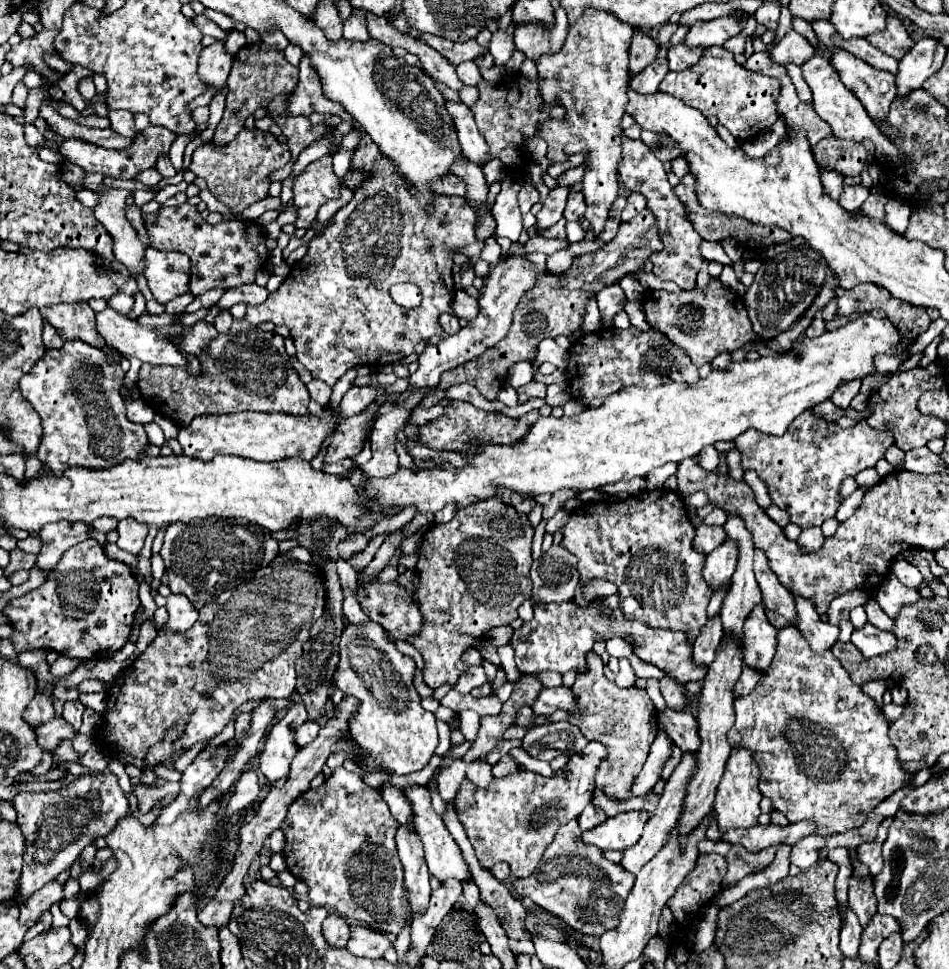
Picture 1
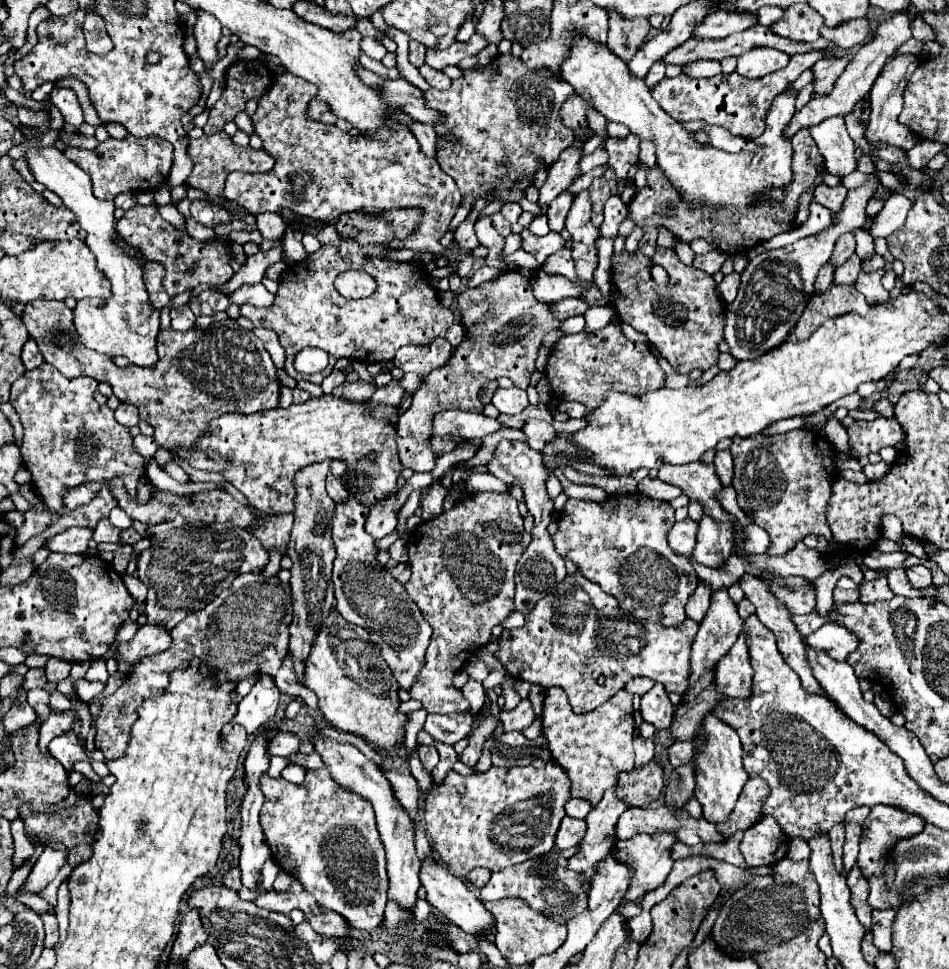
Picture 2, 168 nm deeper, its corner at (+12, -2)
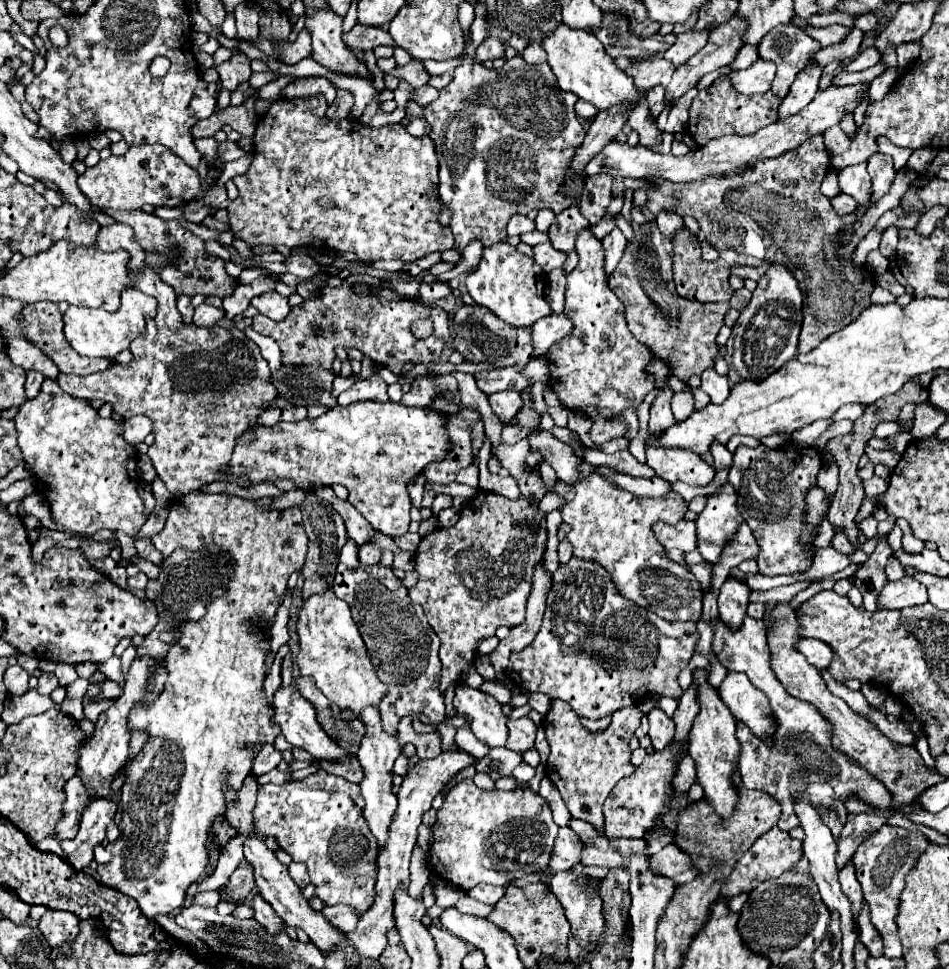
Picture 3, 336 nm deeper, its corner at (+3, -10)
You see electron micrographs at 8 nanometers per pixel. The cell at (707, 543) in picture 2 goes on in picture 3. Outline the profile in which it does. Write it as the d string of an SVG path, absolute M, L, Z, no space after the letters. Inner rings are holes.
M726 481L706 501L704 511L696 519L696 533L700 539L724 547L744 519L736 509L736 491Z

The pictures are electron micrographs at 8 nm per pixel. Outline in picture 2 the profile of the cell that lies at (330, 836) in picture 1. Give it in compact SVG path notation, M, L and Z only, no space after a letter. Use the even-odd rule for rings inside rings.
M327 769L307 771L301 785L263 775L261 789L267 797L261 827L279 869L299 879L319 905L343 915L351 929L379 927L387 901L387 861L373 807L343 789Z

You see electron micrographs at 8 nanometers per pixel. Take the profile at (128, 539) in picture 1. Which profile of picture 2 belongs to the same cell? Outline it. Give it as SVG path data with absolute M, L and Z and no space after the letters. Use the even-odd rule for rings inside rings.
M103 519L99 521L99 525L95 527L95 533L93 533L95 541L101 543L101 541L119 541L121 539L121 531L117 527L113 527L109 523L109 519Z

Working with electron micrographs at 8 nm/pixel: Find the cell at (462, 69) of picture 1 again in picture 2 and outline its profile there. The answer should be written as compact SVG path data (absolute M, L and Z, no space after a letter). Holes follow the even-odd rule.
M421 65L419 71L421 71L421 75L427 79L427 83L429 83L431 87L435 87L435 89L449 89L451 83L453 83L443 71L437 71L437 69L429 67L429 65Z

